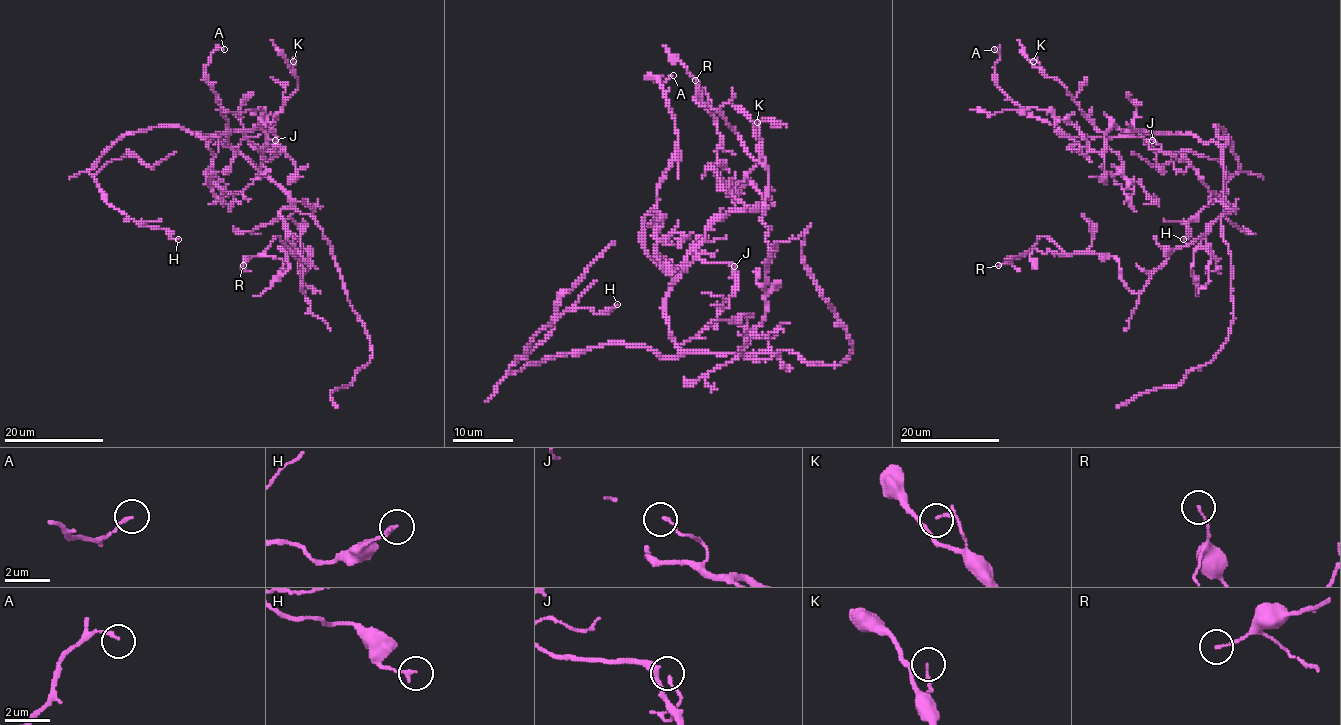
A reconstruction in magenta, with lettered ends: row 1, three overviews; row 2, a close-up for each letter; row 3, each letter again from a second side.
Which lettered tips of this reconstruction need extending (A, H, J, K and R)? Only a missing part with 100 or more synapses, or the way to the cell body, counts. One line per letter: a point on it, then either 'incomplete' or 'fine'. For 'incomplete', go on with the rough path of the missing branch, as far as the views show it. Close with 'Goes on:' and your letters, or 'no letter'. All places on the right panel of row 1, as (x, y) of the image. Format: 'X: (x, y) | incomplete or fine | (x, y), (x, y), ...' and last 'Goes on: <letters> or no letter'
A: (994, 49) | fine
H: (1183, 239) | fine
J: (1152, 140) | fine
K: (1033, 61) | fine
R: (998, 265) | fine
Goes on: no letter

